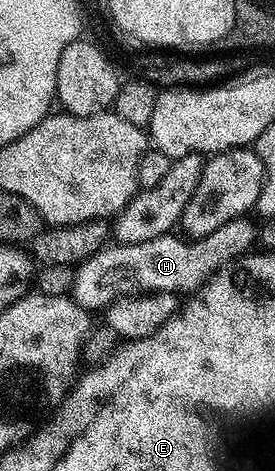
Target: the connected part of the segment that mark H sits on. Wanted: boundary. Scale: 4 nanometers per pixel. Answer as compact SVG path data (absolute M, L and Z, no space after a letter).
M249 217L232 219L227 225L219 225L215 233L207 233L198 239L170 233L142 243L107 245L99 253L76 264L71 298L85 311L101 313L119 299L154 295L156 291L178 297L192 296L214 273L240 260L252 248L249 246L258 242L259 227L251 220Z

